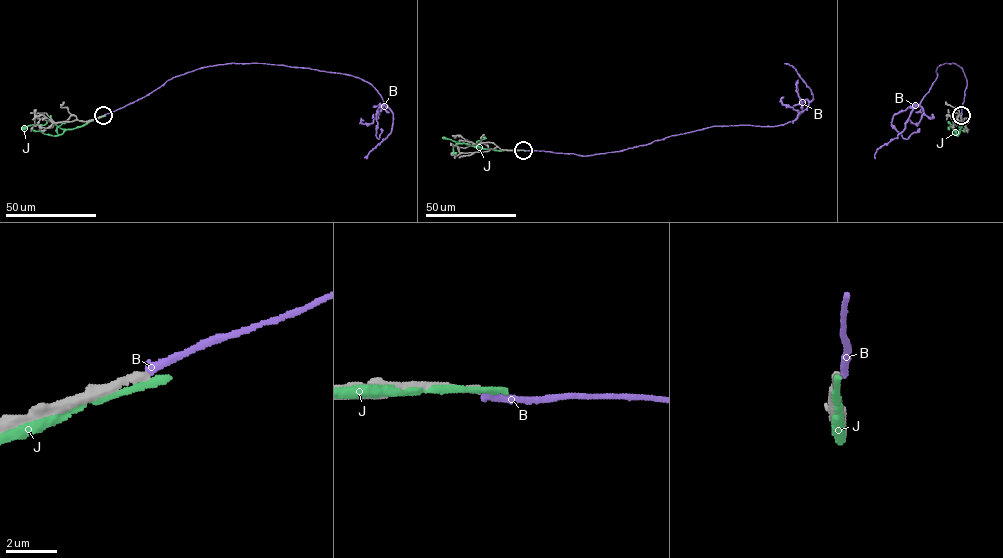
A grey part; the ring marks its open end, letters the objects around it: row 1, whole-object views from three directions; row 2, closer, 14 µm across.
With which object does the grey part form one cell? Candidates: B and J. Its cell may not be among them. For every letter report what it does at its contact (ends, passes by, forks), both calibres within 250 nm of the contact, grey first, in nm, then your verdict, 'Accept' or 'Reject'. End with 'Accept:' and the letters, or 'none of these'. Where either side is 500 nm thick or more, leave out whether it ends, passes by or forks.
B: It ends there. Thickness 280 nm (grey) against 320 nm. Reject
J: It passes by. Thickness 400 nm (grey) against 240 nm. Reject
Accept: none of these

